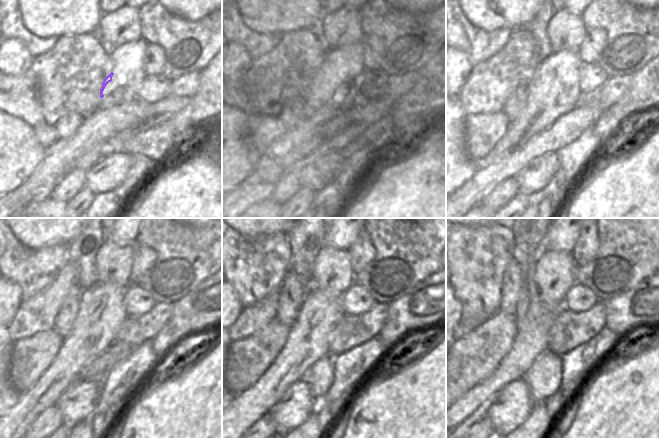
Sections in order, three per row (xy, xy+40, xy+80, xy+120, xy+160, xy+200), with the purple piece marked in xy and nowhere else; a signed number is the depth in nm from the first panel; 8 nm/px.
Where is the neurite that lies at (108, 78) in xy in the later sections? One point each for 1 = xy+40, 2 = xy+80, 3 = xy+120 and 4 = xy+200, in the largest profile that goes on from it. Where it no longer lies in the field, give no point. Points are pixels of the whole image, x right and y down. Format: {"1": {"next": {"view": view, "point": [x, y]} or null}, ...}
{"1": {"next": {"view": "xy+40", "point": [328, 77]}}, "2": {"next": {"view": "xy+80", "point": [540, 86]}}, "3": {"next": {"view": "xy+120", "point": [93, 303]}}, "4": {"next": {"view": "xy+200", "point": [530, 311]}}}

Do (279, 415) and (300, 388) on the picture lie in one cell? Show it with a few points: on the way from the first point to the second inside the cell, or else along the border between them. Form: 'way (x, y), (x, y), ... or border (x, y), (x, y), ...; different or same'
way (286, 408), (299, 395); same

